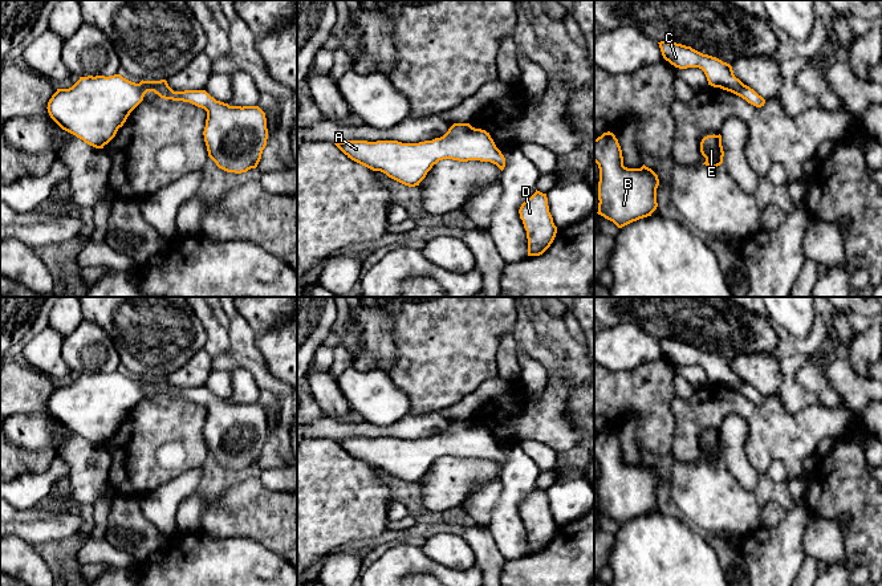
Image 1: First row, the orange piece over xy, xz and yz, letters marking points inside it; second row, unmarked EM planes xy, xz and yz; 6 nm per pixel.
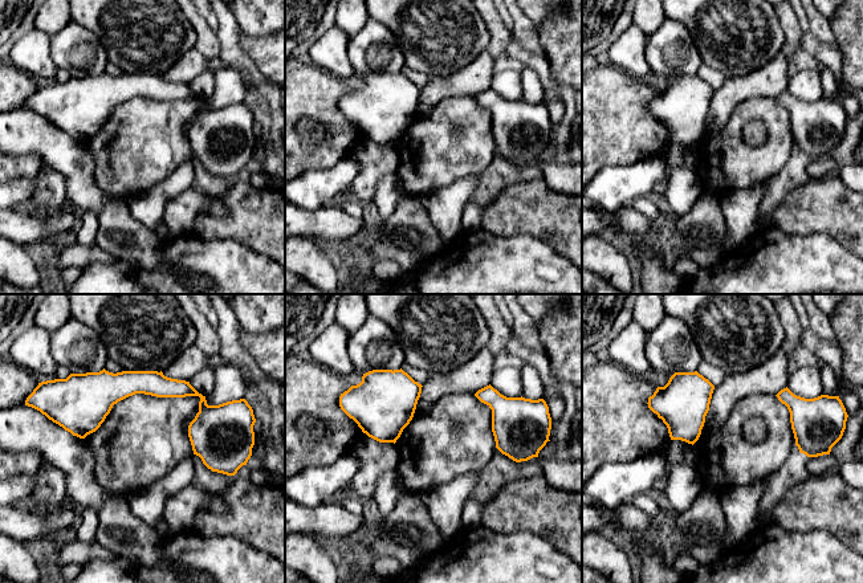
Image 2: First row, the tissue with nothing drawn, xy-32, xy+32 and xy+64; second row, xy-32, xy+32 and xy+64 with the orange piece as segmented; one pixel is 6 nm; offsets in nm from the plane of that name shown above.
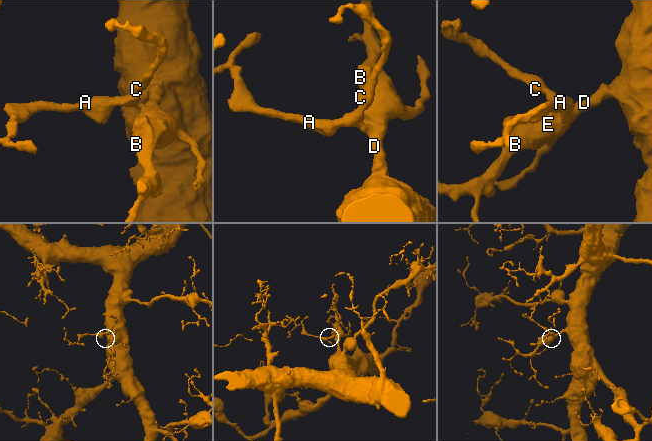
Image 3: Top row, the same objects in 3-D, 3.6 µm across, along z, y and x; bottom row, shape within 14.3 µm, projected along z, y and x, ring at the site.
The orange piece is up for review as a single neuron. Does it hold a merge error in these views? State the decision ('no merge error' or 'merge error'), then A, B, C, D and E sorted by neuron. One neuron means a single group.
no merge error; groups A B C D E

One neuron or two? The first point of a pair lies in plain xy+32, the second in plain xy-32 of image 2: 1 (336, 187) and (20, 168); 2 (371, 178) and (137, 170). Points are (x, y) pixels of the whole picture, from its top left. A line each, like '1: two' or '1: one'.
1: two
2: two

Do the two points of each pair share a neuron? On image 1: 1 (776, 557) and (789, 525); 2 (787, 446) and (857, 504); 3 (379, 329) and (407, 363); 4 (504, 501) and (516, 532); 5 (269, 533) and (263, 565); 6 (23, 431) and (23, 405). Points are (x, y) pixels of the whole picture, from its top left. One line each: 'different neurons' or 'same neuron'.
1: same neuron
2: different neurons
3: different neurons
4: same neuron
5: different neurons
6: different neurons

